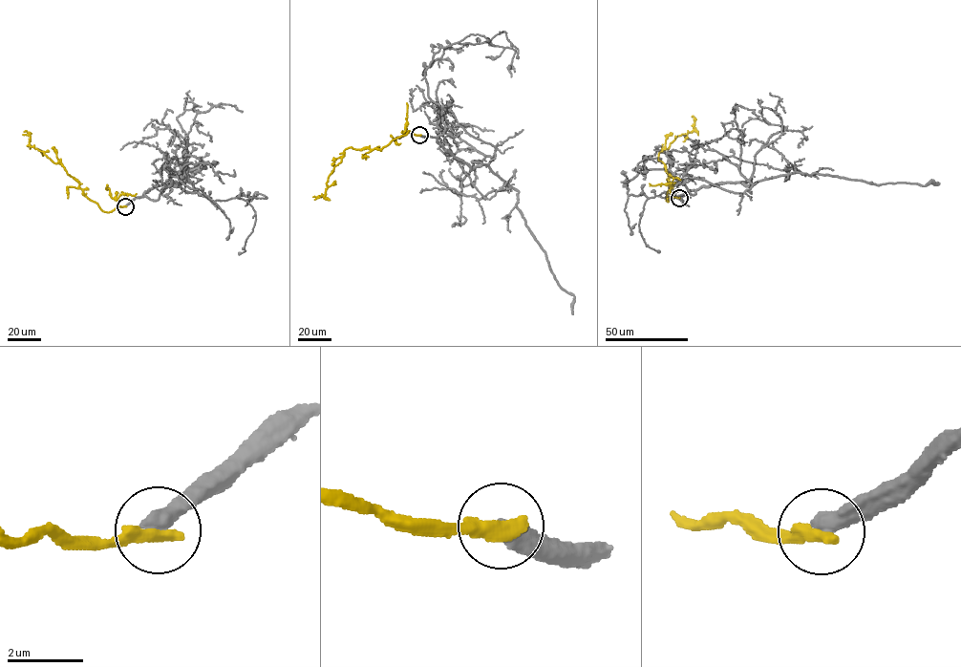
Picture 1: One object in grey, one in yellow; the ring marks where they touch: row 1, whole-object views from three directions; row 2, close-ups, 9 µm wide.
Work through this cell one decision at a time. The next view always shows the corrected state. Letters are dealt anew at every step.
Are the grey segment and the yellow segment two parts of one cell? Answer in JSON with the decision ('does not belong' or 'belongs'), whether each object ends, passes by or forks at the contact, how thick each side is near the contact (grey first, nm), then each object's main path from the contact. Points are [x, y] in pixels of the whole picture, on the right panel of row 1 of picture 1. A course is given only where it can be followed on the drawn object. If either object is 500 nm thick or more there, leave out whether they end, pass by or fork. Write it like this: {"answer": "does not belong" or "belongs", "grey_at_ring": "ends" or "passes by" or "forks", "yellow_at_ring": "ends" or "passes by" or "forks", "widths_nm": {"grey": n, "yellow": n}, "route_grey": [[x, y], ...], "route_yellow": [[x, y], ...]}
{"answer": "does not belong", "grey_at_ring": "ends", "yellow_at_ring": "ends", "widths_nm": {"grey": 480, "yellow": 440}, "route_grey": [[679, 197], [700, 186], [751, 180], [751, 185], [796, 172], [835, 175], [877, 184], [939, 184]], "route_yellow": [[679, 197], [671, 196], [666, 201], [671, 183], [658, 156], [676, 137], [691, 132], [694, 120], [692, 117]]}

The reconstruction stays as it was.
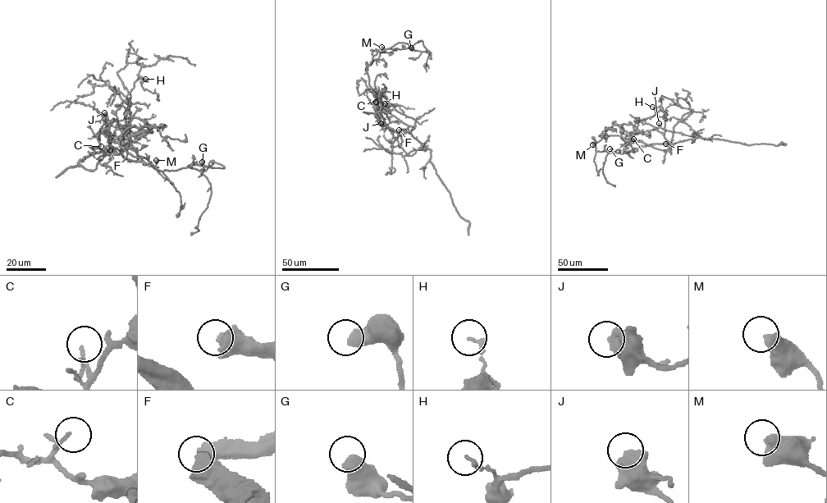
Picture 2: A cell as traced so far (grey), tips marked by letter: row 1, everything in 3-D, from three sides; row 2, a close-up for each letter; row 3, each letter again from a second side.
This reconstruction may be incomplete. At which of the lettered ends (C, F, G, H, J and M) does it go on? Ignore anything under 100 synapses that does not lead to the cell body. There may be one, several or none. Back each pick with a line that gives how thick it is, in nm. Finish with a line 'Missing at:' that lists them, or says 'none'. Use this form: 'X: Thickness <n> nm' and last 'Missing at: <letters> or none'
F: Thickness 600 nm
Missing at: F

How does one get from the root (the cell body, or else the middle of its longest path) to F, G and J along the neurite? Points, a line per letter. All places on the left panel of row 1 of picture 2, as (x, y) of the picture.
F: (85, 157), (104, 151), (108, 146), (117, 154), (110, 150)
G: (85, 157), (79, 162), (93, 170), (111, 151), (108, 140), (119, 143), (161, 171), (200, 171), (202, 162)
J: (85, 157), (79, 162), (87, 169), (93, 170), (111, 151), (111, 141), (103, 132), (107, 122), (104, 112)

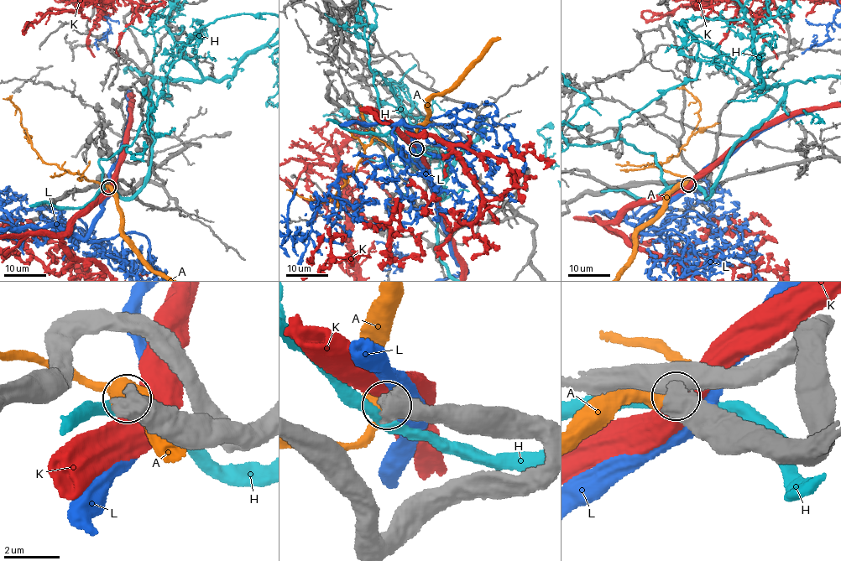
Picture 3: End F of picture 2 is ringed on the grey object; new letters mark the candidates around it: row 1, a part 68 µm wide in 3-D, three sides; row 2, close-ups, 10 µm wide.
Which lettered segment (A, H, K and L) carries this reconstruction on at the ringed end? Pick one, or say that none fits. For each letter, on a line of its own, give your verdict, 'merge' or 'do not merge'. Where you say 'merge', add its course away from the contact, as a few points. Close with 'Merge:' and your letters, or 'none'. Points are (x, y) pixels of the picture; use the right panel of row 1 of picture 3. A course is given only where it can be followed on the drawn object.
A: merge
H: do not merge
K: do not merge
L: do not merge
Merge: A

